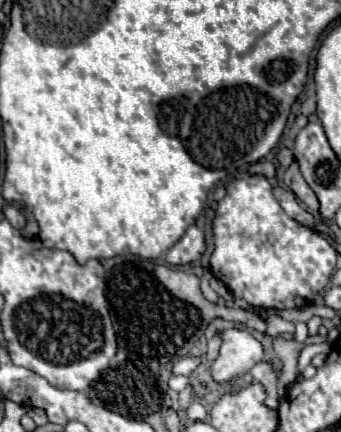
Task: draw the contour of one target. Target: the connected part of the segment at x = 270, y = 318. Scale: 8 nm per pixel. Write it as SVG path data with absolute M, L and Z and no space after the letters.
M268 309L266 311L266 323L268 323L266 333L272 335L272 337L274 335L282 335L282 333L294 333L294 323L282 319L280 313L274 311L274 309Z

